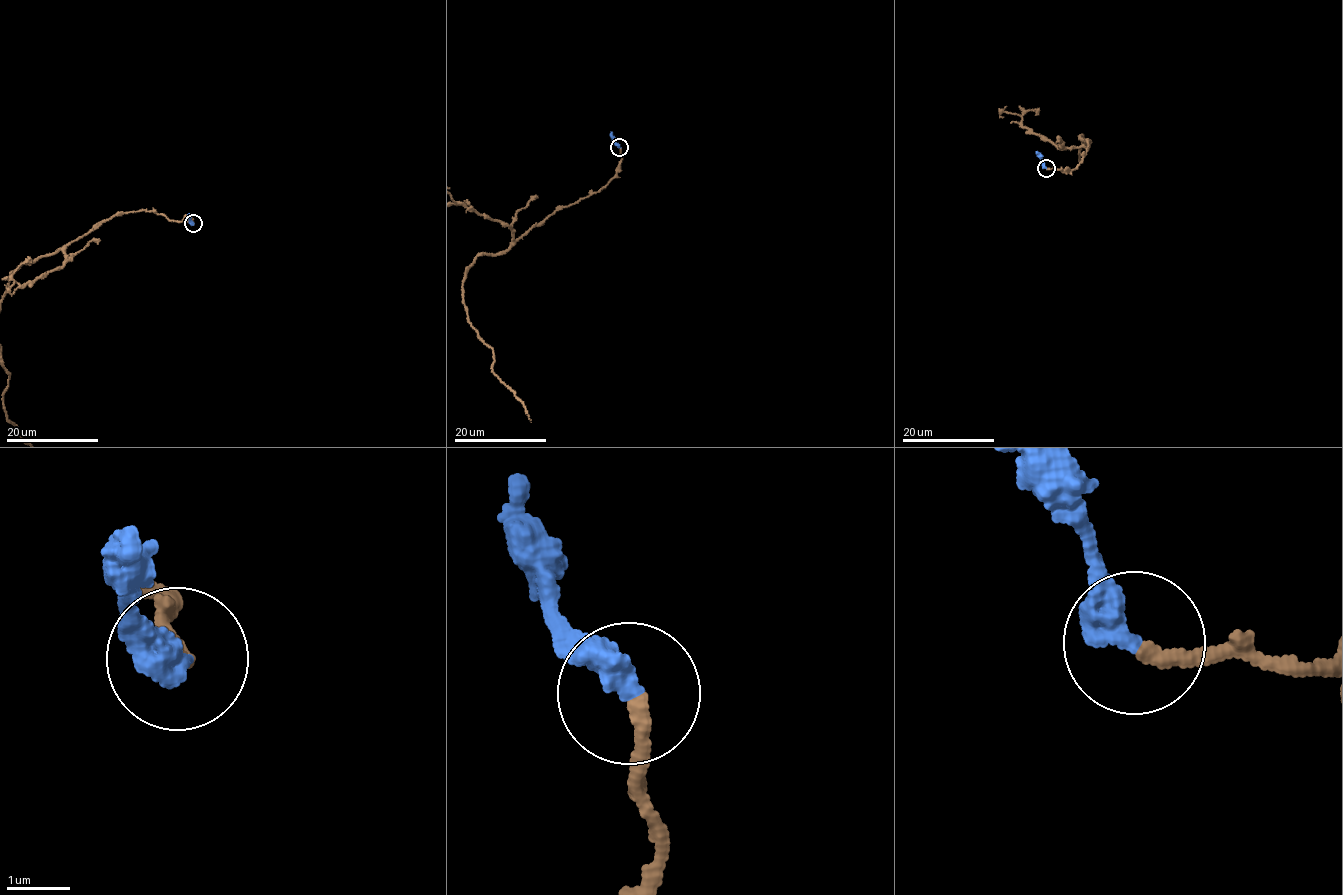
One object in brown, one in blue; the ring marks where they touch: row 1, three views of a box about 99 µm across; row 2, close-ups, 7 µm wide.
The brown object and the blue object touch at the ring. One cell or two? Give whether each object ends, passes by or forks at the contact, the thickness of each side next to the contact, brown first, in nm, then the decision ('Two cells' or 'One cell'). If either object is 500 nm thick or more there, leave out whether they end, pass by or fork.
At the ring brown ends. At the ring blue ends. Thickness 200 nm (brown) against 400 nm. One cell

